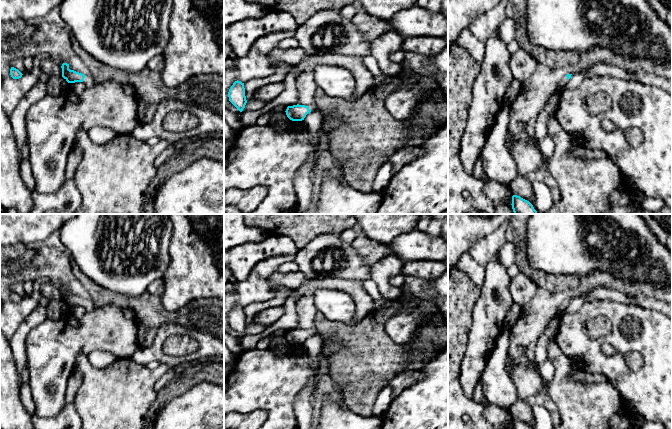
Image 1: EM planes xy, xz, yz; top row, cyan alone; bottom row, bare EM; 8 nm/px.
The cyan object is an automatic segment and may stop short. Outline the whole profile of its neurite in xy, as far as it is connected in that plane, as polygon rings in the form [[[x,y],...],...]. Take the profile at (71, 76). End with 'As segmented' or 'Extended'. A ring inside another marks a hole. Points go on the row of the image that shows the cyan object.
[[[63,63],[62,66],[62,77],[68,83],[83,82],[86,85],[86,88],[92,88],[96,82],[91,75],[85,76],[82,73],[76,72],[69,69],[69,64]]]. Extended

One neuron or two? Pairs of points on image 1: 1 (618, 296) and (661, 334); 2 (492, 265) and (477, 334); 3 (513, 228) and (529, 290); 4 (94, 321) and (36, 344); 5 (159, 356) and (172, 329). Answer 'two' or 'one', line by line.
1: two
2: one
3: two
4: one
5: one

